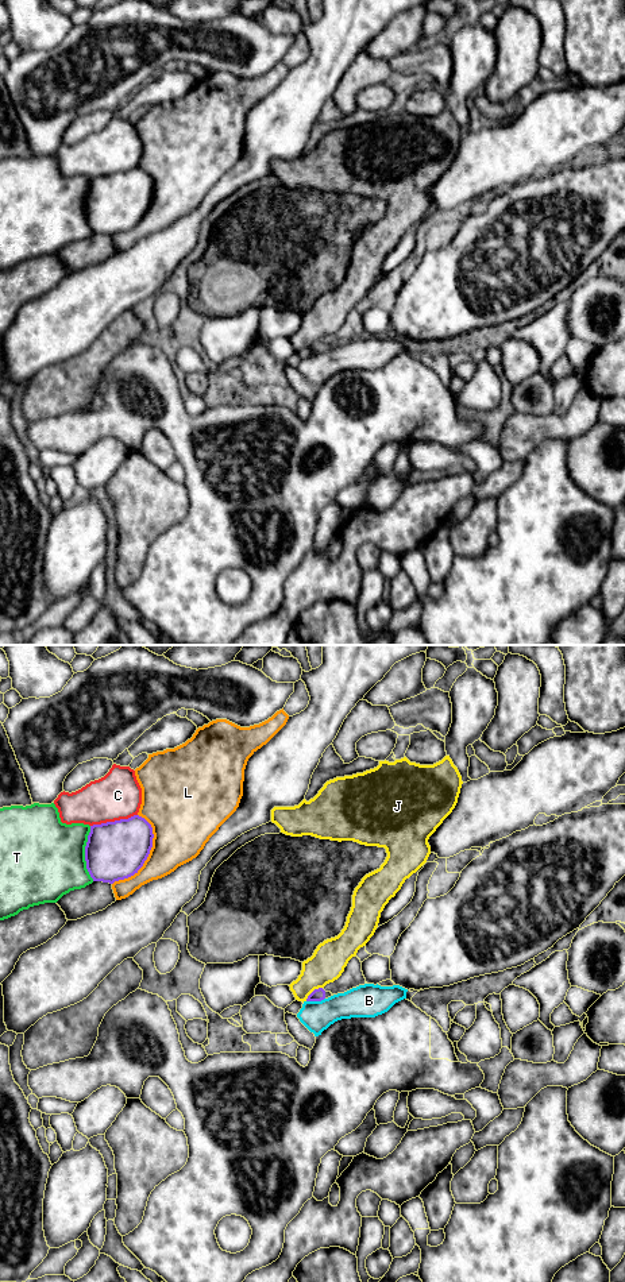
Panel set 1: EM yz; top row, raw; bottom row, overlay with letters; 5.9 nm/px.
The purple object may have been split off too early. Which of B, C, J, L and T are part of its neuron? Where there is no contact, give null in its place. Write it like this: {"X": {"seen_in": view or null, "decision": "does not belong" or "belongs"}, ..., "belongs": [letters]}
{"B": {"seen_in": "yz", "decision": "does not belong"}, "C": {"seen_in": "yz", "decision": "does not belong"}, "J": {"seen_in": "yz", "decision": "does not belong"}, "L": {"seen_in": "yz", "decision": "does not belong"}, "T": {"seen_in": "yz", "decision": "does not belong"}, "belongs": []}

